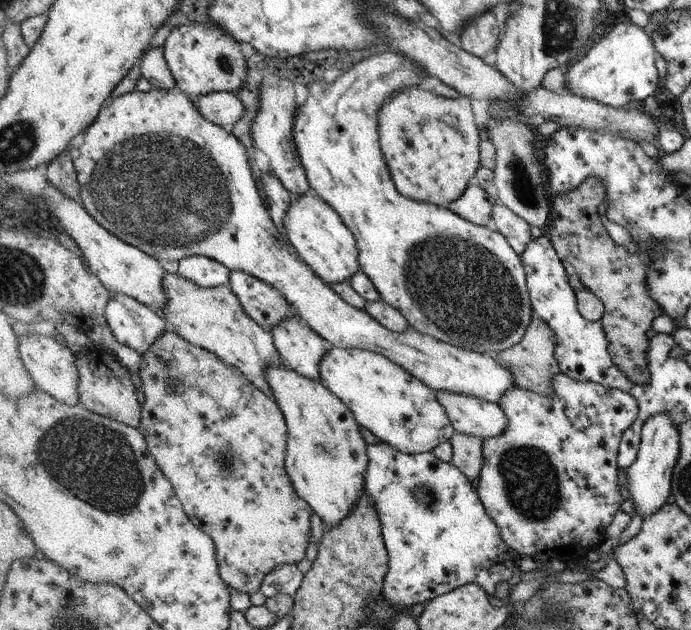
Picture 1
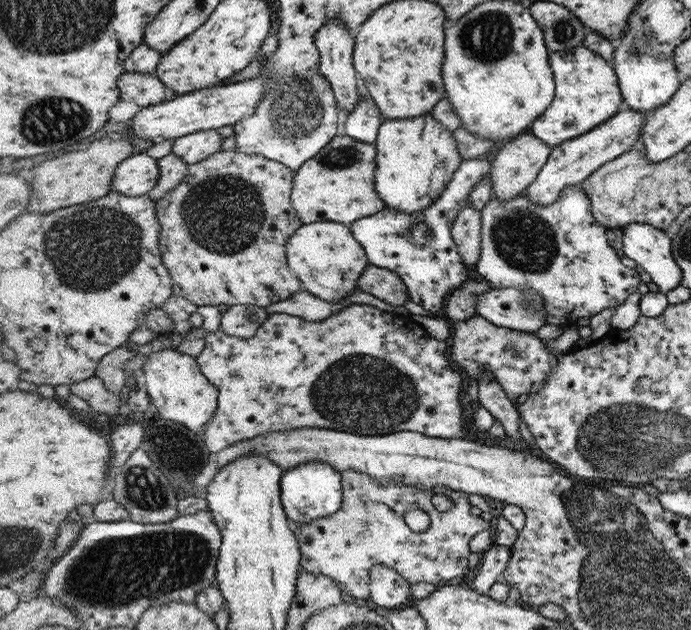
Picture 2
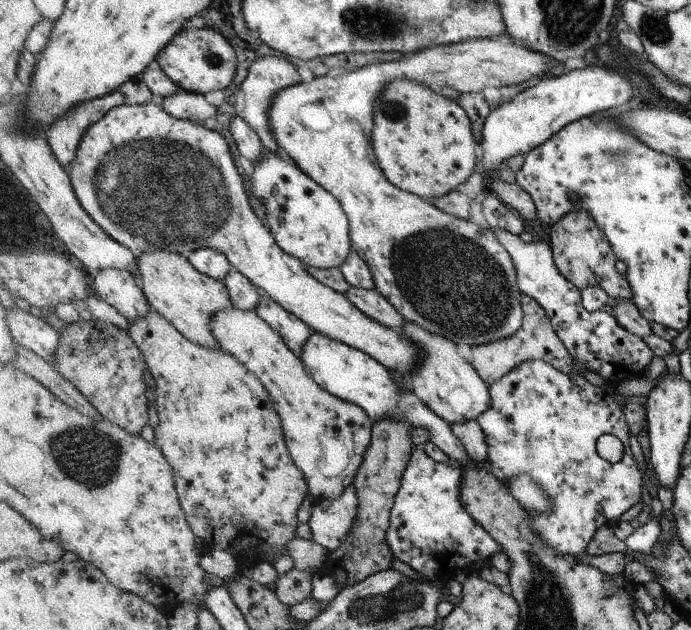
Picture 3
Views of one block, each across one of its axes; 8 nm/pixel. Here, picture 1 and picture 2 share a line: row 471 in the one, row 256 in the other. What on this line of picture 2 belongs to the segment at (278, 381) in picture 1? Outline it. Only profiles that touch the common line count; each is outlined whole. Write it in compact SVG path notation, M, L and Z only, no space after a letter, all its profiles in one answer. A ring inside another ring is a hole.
M332 221L303 224L287 241L287 262L291 271L299 278L303 291L328 303L352 295L358 289L364 270L369 266L366 249L355 239L349 225Z

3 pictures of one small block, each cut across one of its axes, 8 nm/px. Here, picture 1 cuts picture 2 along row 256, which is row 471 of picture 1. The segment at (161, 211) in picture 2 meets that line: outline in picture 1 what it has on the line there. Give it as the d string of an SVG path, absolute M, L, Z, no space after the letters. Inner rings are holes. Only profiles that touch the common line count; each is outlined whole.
M166 331L150 350L142 356L140 374L143 381L142 393L145 398L143 407L143 423L140 430L147 436L151 452L156 457L160 468L166 476L175 484L176 492L184 503L191 519L205 530L214 540L217 546L217 557L222 568L223 579L230 588L238 592L254 592L262 587L262 582L270 571L284 565L298 564L306 556L308 548L308 534L310 534L310 522L308 514L313 510L310 505L296 492L291 477L286 469L287 452L287 421L282 409L273 397L269 397L262 389L252 384L244 376L240 369L227 365L220 355L213 353L191 343L180 333Z

